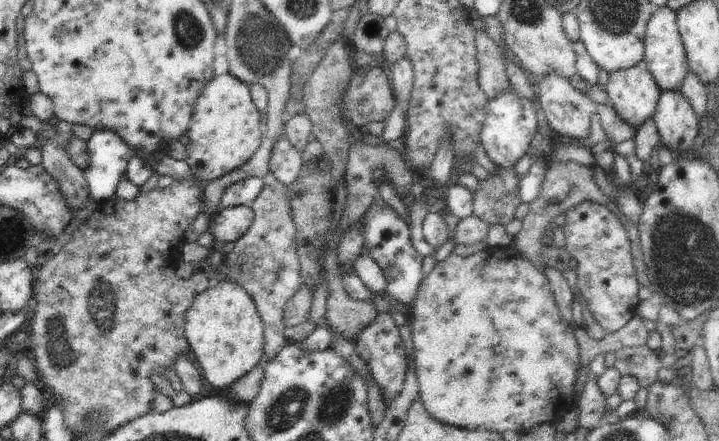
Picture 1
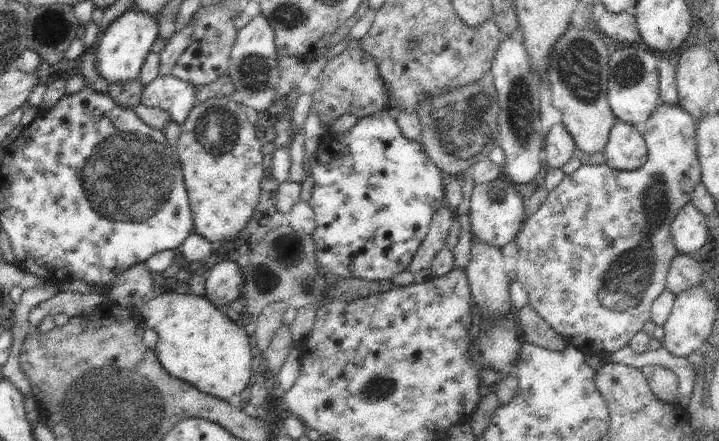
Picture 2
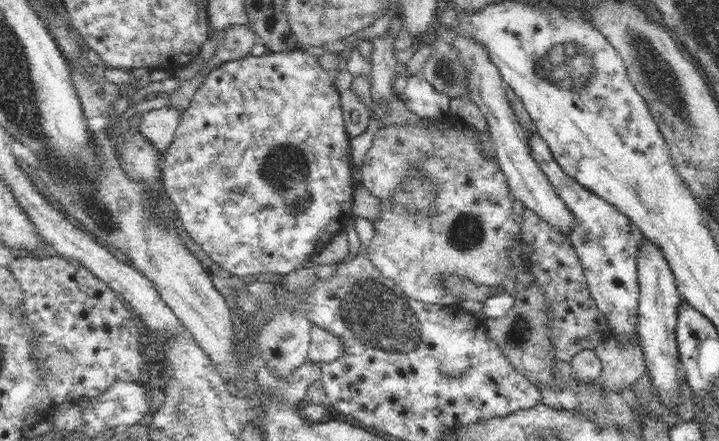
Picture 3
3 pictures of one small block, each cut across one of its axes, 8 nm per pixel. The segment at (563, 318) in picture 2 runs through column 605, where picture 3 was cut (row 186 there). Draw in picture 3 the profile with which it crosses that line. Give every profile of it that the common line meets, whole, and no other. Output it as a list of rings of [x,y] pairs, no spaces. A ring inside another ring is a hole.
[[[298,48],[294,52],[268,52],[264,56],[248,56],[242,60],[230,60],[216,68],[202,88],[192,96],[192,104],[188,110],[184,110],[180,126],[176,130],[174,142],[166,152],[162,152],[162,180],[164,190],[172,204],[178,208],[178,216],[184,222],[186,232],[194,238],[194,242],[200,244],[200,248],[224,270],[228,270],[238,280],[252,274],[280,274],[286,276],[288,272],[294,272],[298,266],[302,266],[306,260],[310,260],[316,252],[326,248],[334,236],[344,232],[344,226],[354,218],[354,192],[356,182],[352,178],[352,144],[346,132],[344,112],[342,112],[342,98],[338,90],[334,88],[332,72],[324,70],[318,64],[318,58],[310,56],[306,48]]]

